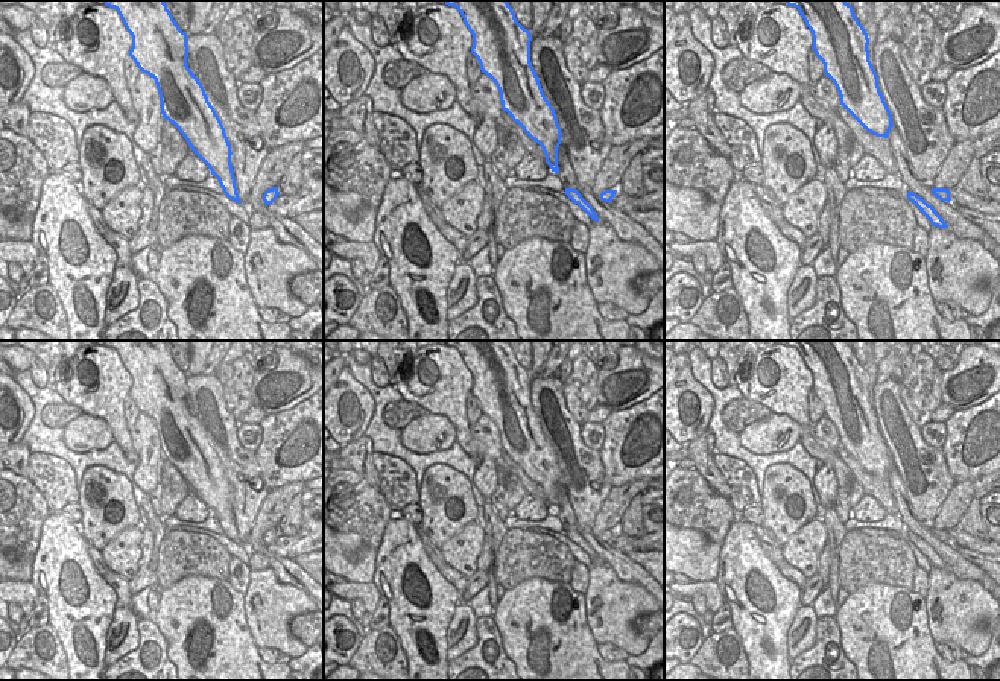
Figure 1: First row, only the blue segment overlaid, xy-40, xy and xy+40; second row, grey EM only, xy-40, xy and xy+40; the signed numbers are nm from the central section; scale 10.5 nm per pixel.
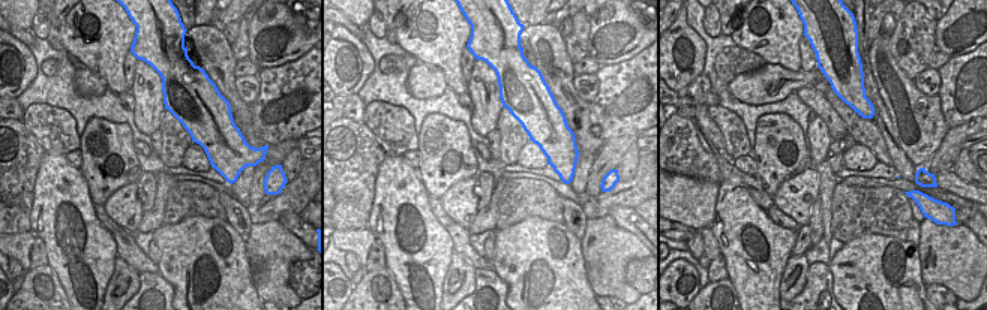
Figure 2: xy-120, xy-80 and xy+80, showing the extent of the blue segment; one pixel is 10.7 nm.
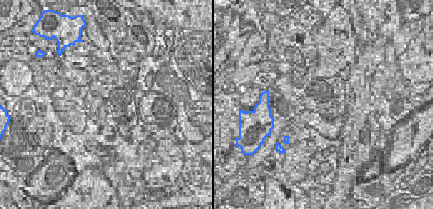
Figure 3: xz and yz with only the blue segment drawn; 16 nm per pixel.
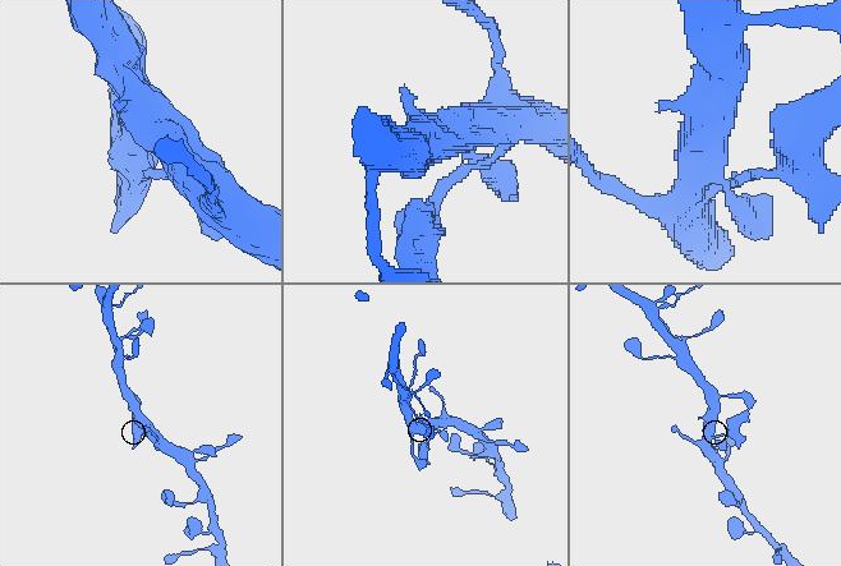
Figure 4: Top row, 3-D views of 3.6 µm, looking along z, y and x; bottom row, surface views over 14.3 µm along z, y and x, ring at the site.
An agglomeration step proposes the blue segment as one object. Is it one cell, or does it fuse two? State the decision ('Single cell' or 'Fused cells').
Single cell

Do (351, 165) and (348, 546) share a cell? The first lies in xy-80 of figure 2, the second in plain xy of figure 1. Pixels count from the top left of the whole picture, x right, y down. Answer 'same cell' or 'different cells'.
different cells

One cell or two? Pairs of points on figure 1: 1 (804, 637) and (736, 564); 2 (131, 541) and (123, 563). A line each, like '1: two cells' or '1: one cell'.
1: two cells
2: one cell

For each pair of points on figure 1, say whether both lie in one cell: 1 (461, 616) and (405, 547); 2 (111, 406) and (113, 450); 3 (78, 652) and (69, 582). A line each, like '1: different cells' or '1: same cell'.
1: different cells
2: different cells
3: same cell

